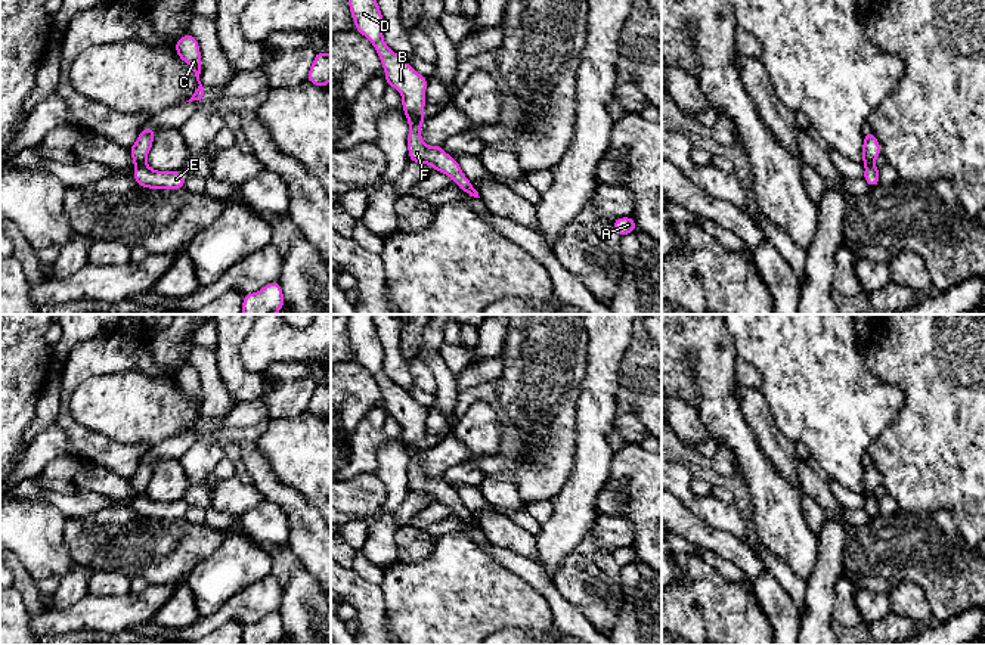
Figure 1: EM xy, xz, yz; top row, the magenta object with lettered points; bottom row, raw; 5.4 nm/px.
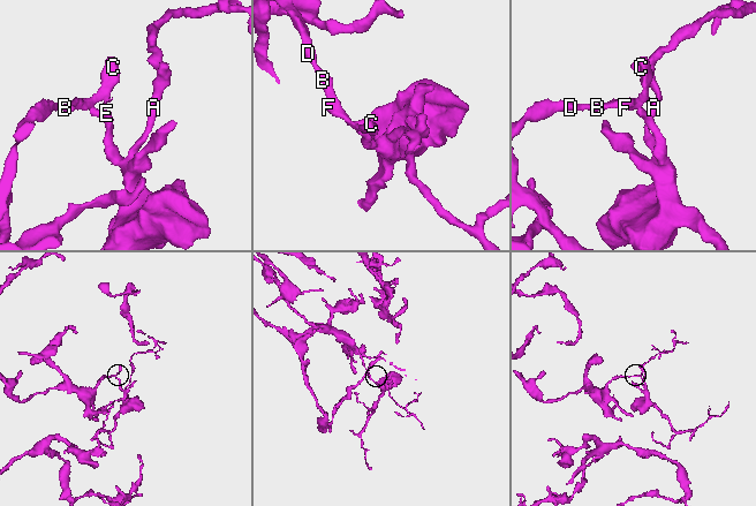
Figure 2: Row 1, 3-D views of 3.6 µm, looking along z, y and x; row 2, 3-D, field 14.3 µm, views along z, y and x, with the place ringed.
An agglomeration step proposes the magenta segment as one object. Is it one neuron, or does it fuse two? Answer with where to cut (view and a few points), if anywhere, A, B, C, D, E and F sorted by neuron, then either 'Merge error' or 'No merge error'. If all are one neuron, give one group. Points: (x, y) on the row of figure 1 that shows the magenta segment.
Split along xy (145, 163), (136, 166). Groups: A E / B C D F. Merge error

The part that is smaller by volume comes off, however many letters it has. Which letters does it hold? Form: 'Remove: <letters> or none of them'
Remove: A, E

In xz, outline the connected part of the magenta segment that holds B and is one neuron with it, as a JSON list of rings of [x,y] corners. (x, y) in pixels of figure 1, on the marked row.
[[[349,0],[356,31],[365,35],[375,47],[385,81],[402,96],[402,109],[409,123],[408,151],[409,161],[428,164],[434,171],[449,176],[461,190],[471,195],[474,186],[462,173],[458,161],[447,155],[442,146],[427,146],[421,139],[421,125],[427,120],[421,112],[425,108],[427,78],[412,69],[409,62],[394,53],[382,38],[384,19],[377,0]]]

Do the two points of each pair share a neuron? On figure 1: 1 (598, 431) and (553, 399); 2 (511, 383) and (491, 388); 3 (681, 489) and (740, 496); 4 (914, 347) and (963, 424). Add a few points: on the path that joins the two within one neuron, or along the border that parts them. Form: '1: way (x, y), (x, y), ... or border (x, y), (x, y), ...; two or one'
1: border (584, 381), (576, 403), (575, 450); two
2: border (495, 380), (501, 411), (510, 419); two
3: border (733, 504), (745, 523), (746, 536); two
4: way (934, 366), (963, 397), (963, 405); one

